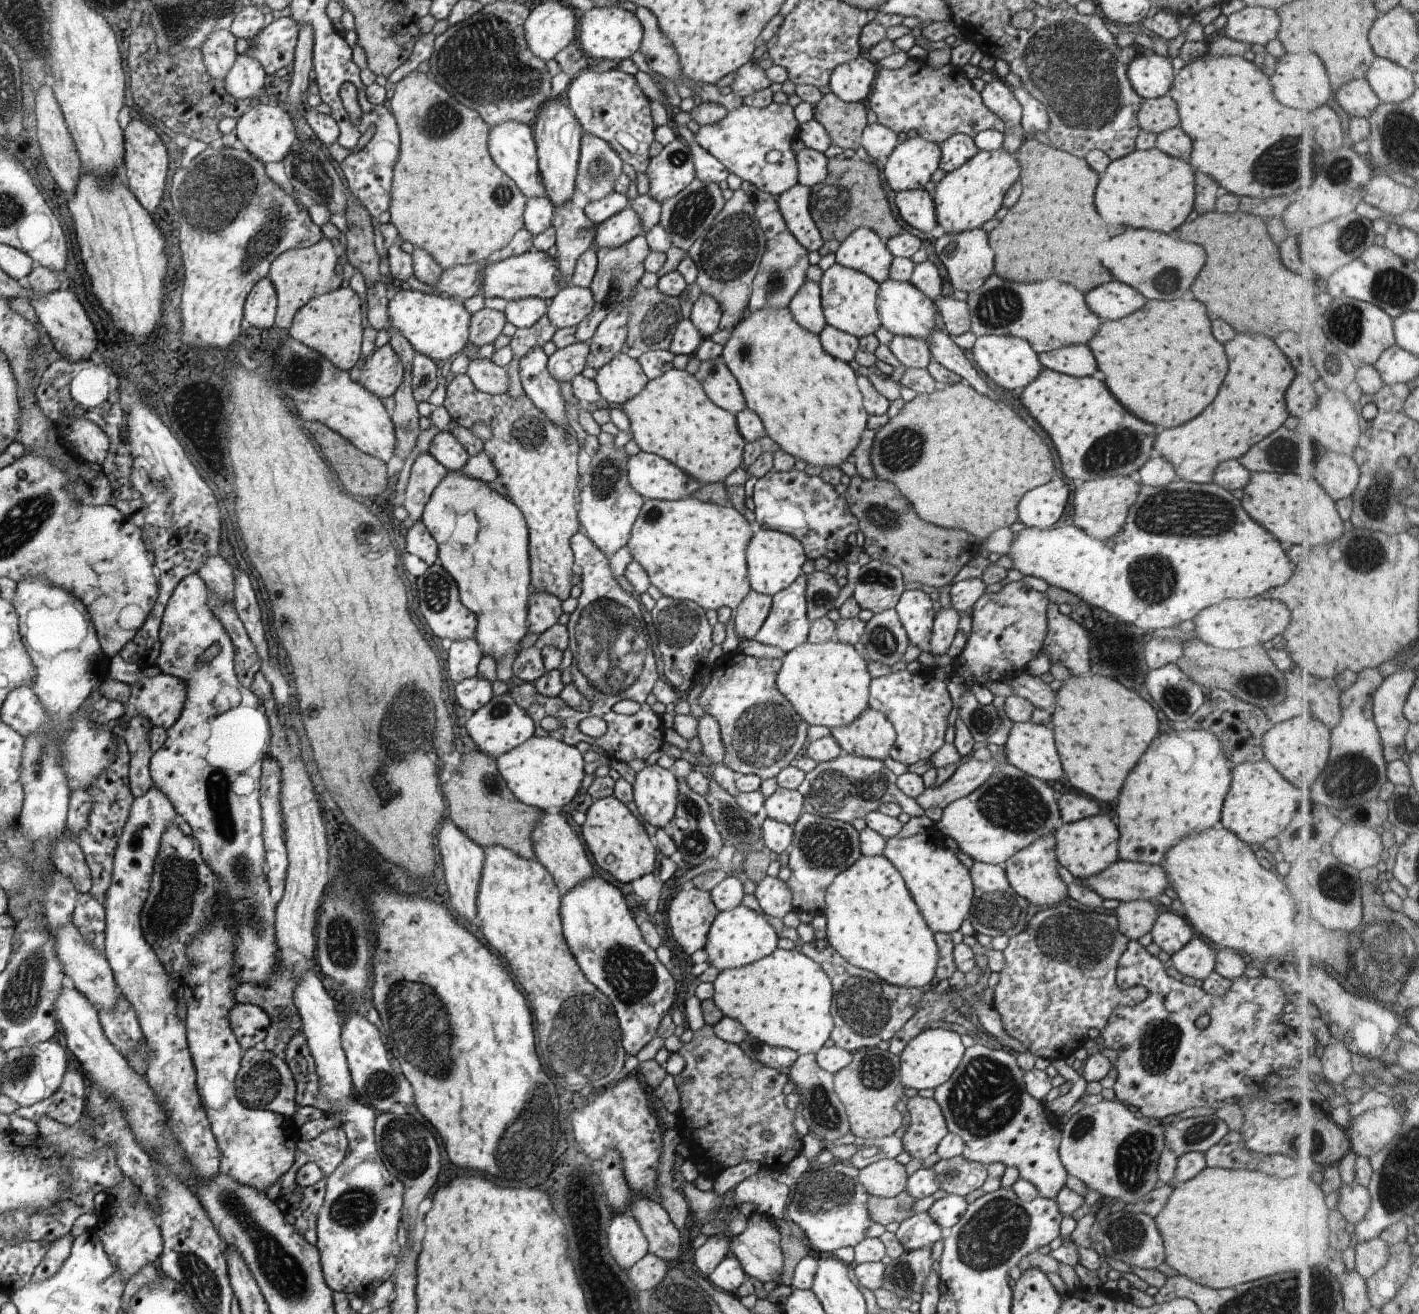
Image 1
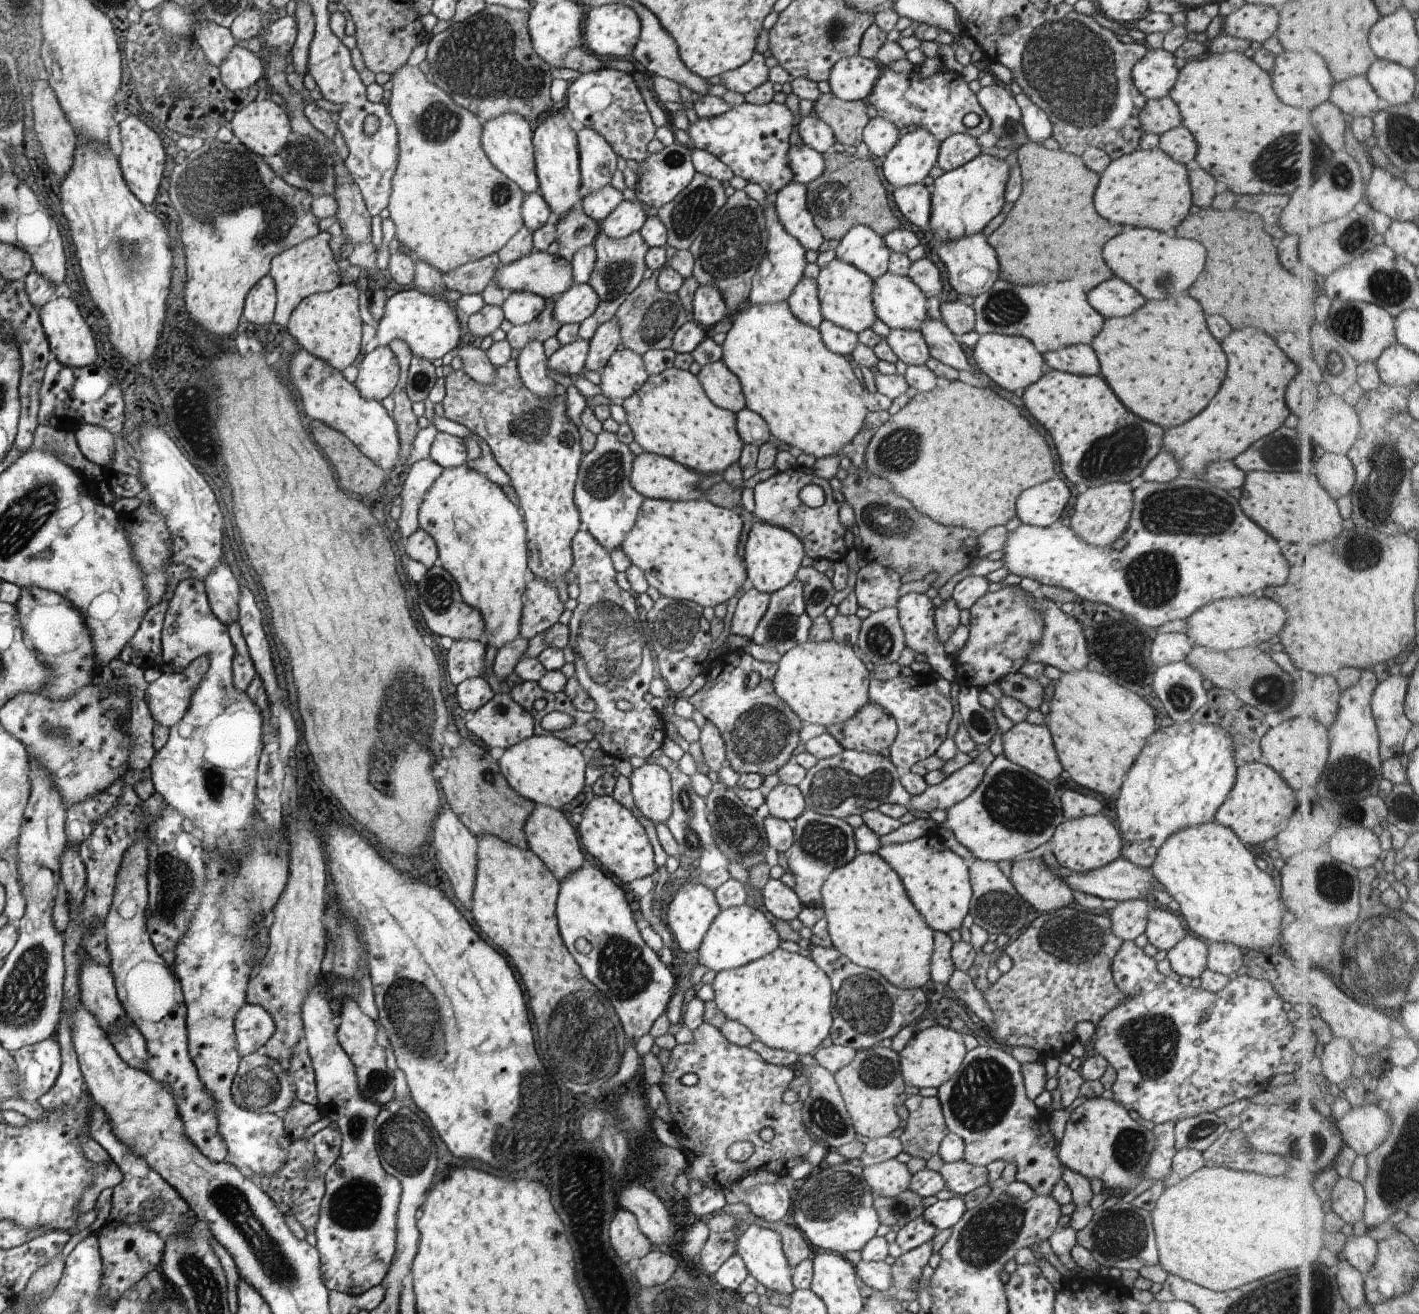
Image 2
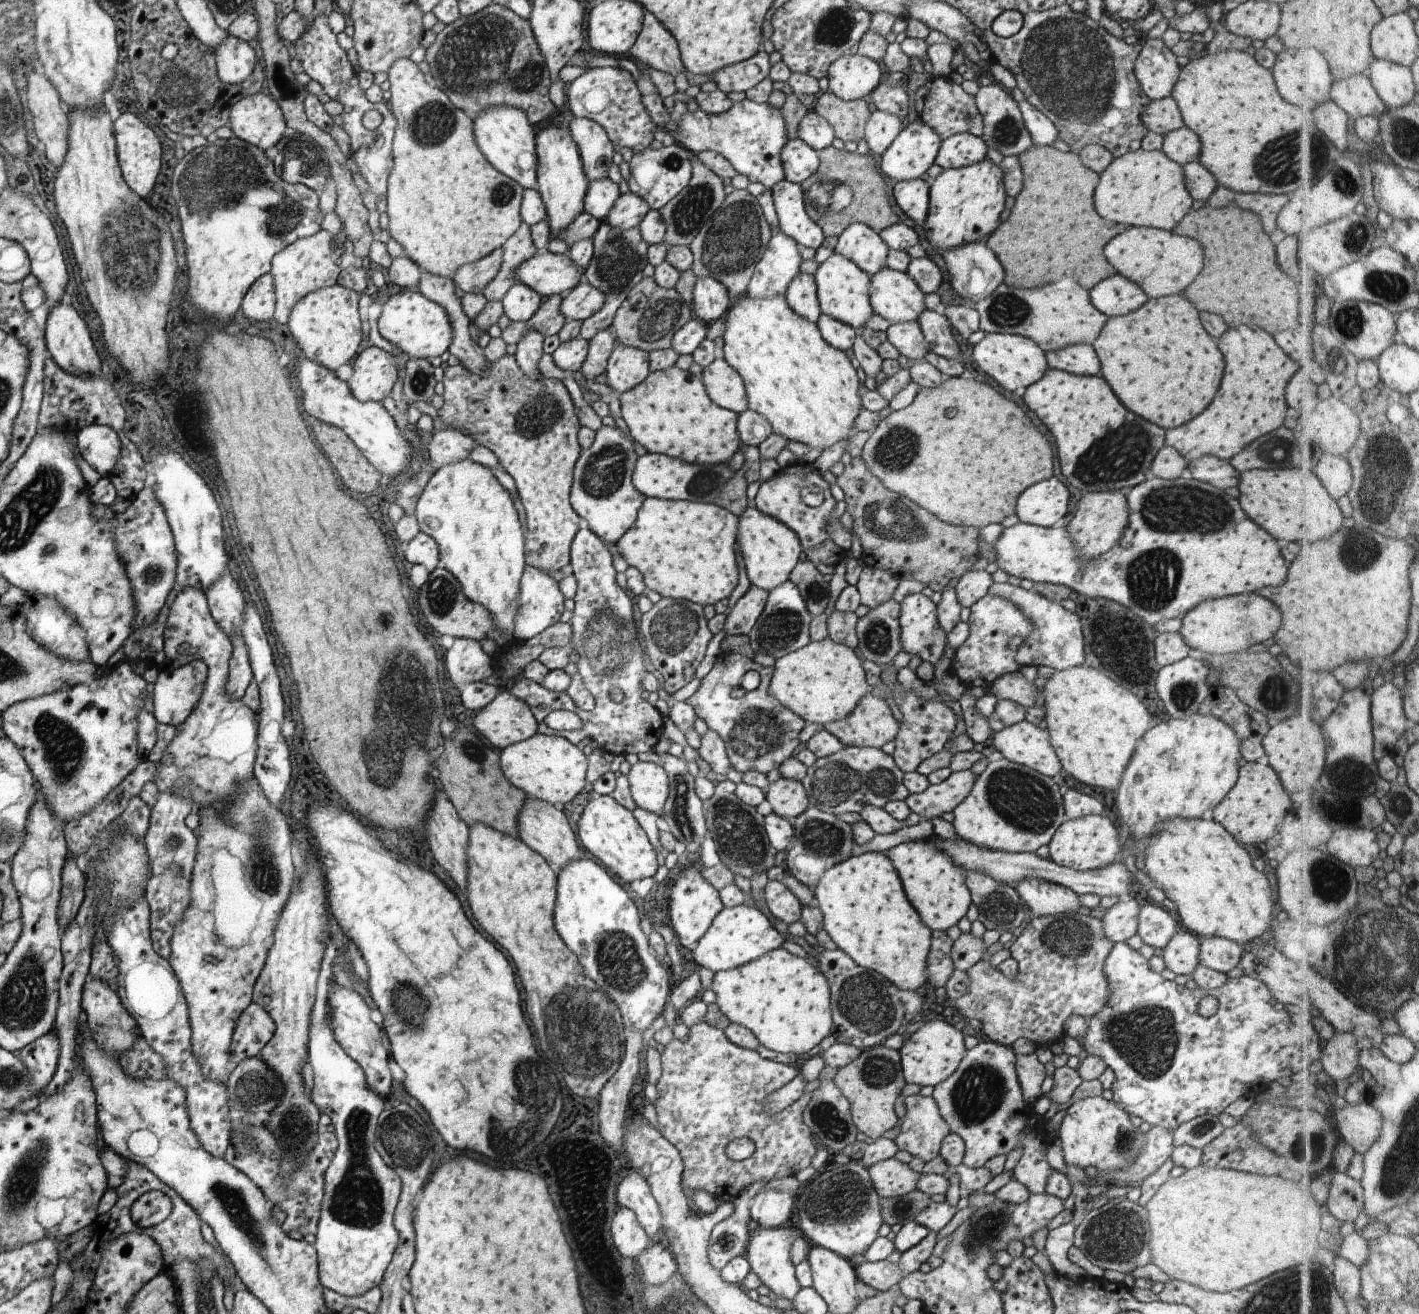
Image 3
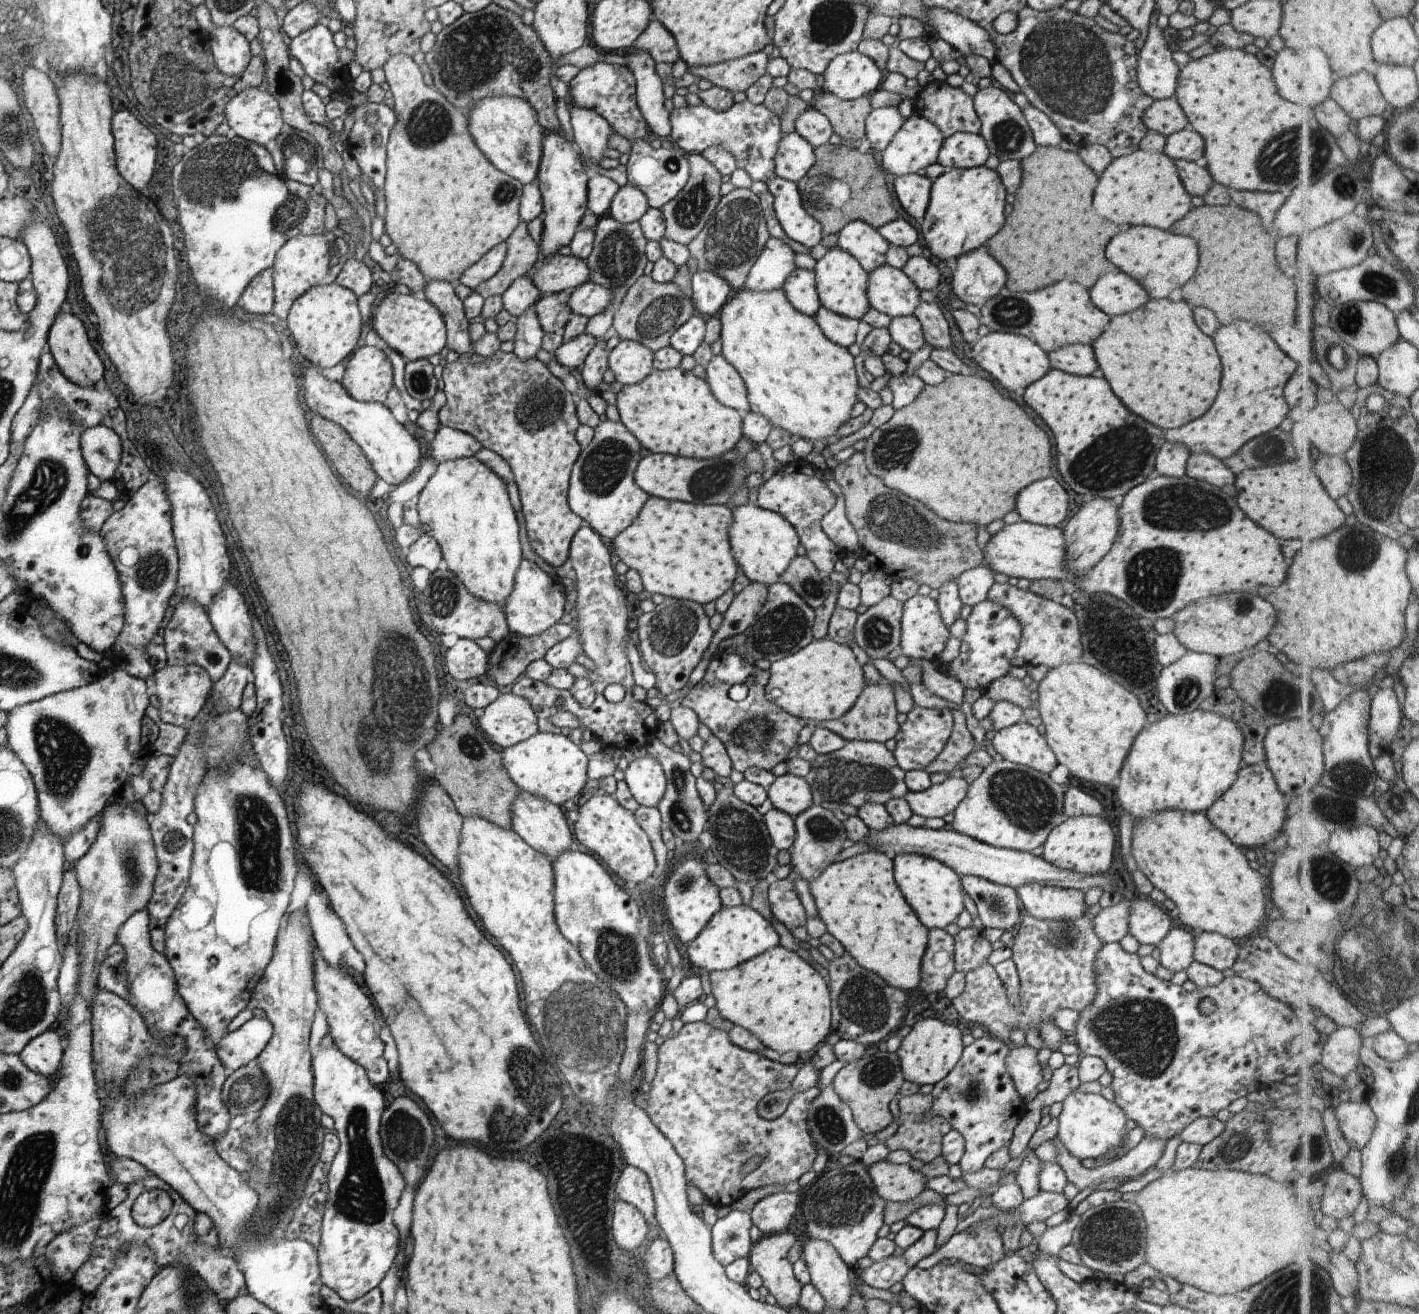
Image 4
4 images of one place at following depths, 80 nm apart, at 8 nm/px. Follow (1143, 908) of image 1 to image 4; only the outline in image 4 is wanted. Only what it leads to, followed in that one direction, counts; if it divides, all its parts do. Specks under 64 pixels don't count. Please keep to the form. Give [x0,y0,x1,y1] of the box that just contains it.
[1092,899,1132,943]

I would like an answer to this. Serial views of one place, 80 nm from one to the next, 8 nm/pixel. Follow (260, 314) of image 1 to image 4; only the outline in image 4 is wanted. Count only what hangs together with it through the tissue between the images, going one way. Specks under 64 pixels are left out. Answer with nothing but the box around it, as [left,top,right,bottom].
[240,269,275,314]

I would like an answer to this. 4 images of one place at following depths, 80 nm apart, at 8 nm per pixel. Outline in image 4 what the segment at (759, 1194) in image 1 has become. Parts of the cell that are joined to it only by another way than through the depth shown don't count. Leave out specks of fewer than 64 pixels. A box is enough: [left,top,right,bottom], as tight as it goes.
[751,1192,800,1235]

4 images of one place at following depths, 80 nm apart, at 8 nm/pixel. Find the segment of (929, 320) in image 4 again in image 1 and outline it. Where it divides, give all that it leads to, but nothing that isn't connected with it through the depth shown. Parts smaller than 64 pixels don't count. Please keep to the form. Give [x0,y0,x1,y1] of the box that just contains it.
[926,329,999,401]

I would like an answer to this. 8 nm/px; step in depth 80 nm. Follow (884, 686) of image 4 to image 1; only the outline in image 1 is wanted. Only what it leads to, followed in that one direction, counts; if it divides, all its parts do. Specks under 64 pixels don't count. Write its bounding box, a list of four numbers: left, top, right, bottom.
[831,710,896,761]

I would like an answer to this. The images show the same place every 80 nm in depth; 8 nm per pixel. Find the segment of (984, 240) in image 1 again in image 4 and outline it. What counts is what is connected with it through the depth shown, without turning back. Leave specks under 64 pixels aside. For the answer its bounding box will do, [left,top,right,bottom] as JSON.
[951,246,1006,307]

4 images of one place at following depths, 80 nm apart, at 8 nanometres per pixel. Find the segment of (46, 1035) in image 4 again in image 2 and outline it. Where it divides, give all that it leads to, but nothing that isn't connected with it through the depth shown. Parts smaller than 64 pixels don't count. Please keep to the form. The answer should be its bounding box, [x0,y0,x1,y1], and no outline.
[12,1037,62,1102]

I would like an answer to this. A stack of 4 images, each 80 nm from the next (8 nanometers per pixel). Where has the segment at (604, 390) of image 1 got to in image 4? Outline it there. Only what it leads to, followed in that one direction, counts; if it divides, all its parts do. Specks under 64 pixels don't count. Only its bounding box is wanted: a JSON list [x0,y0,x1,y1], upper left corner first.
[609,339,654,386]

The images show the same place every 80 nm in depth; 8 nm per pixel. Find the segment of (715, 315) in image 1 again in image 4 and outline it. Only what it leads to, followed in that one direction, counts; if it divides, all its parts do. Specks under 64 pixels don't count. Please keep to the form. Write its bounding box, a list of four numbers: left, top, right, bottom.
[691,270,734,318]

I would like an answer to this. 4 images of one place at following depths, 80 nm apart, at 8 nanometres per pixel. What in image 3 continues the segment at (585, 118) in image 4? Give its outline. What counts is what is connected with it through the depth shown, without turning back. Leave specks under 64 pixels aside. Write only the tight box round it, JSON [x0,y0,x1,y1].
[568,117,615,182]

